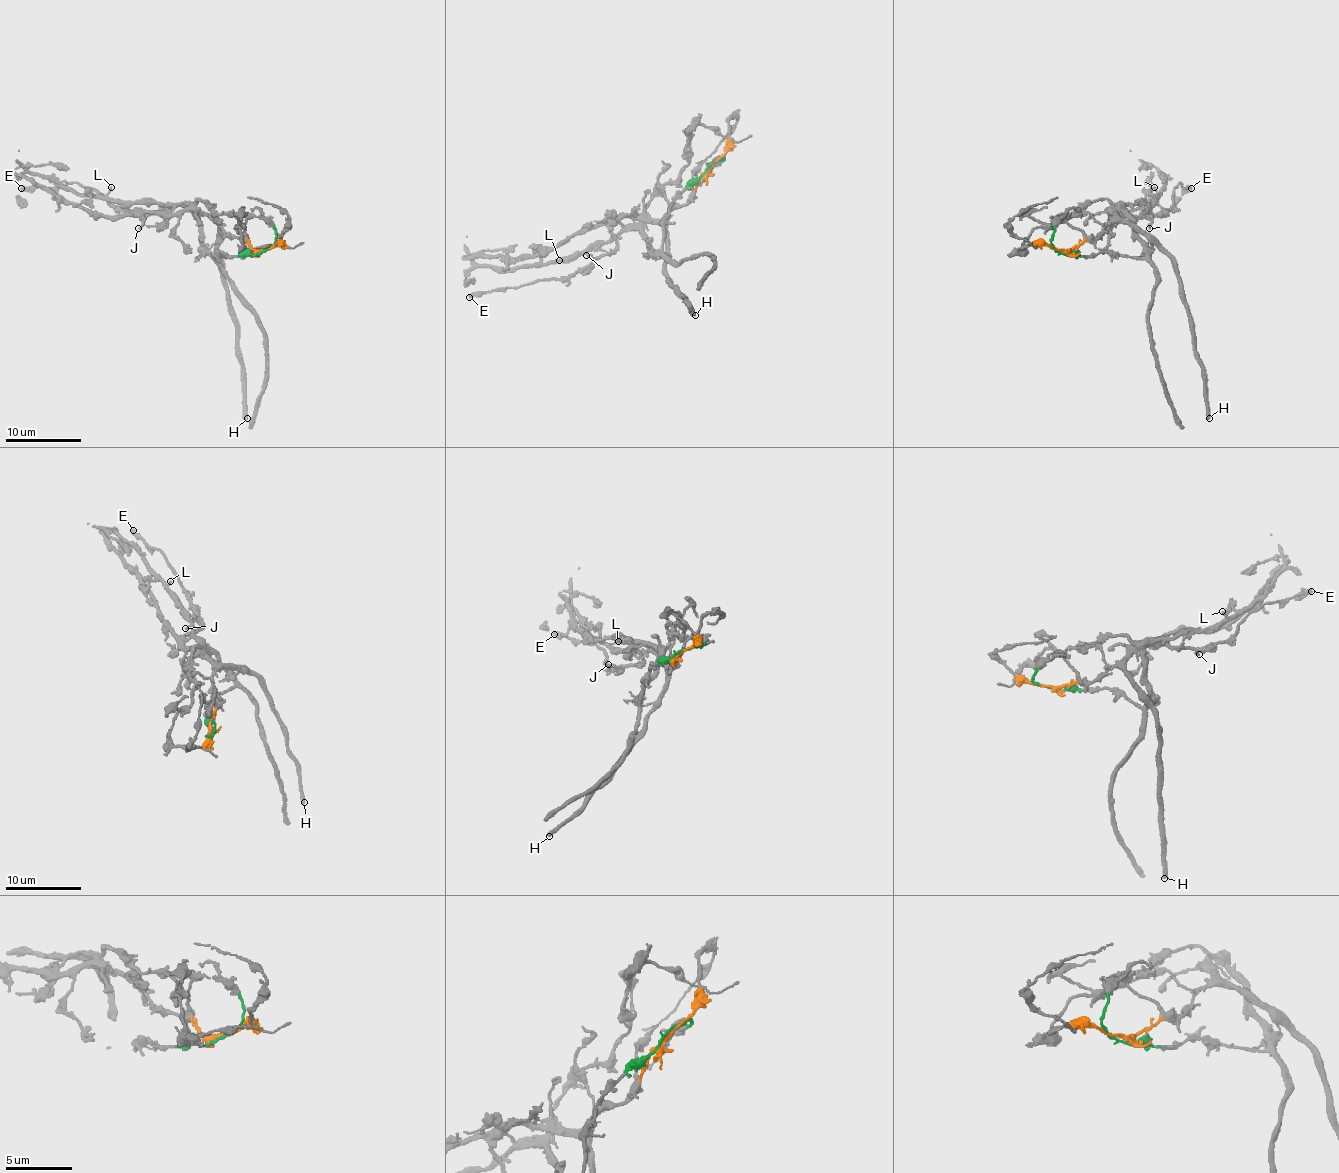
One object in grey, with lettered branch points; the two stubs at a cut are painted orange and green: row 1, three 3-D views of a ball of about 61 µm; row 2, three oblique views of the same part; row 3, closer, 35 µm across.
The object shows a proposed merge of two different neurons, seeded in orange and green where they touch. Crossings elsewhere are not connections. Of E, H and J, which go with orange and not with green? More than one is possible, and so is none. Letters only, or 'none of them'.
E, H, J

